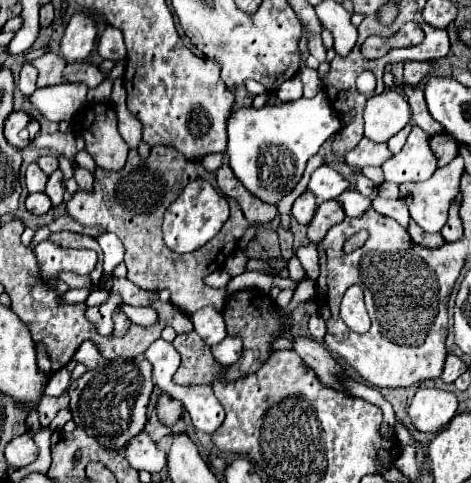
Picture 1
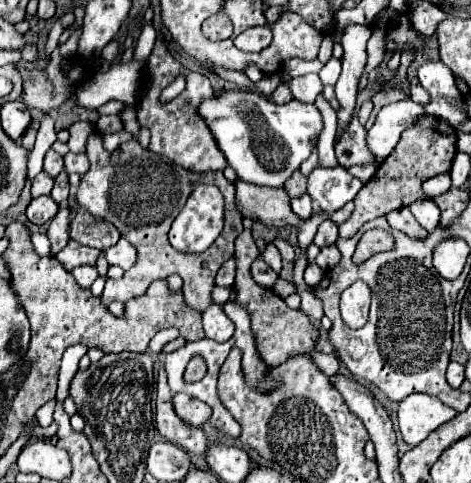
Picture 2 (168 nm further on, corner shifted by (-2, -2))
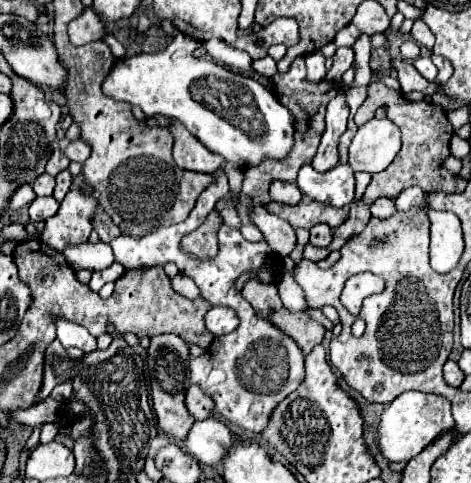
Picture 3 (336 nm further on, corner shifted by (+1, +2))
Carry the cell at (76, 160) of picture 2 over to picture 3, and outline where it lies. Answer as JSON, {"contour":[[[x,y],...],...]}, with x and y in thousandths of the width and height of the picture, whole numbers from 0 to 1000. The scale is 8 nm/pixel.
{"contour":[[[127,288],[127,308],[132,308],[132,317],[149,329],[149,333],[166,333],[166,337],[178,337],[187,325],[191,325],[191,300],[178,292],[178,288],[157,288],[157,292],[149,292],[149,288]]]}

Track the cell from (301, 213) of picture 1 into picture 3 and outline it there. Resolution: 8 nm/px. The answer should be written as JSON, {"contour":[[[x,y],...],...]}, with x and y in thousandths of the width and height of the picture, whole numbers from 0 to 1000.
{"contour":[[[590,371],[577,375],[569,400],[573,400],[577,416],[607,420],[607,424],[628,424],[641,412],[641,400],[628,379],[607,379],[607,375],[590,375]]]}

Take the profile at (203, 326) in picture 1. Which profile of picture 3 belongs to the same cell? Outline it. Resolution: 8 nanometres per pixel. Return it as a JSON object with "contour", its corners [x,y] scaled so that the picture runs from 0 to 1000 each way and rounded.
{"contour":[[[450,636],[437,648],[437,681],[450,694],[459,694],[459,698],[463,694],[493,689],[501,677],[505,677],[505,656],[501,656],[501,644],[497,640],[484,640],[484,636]]]}

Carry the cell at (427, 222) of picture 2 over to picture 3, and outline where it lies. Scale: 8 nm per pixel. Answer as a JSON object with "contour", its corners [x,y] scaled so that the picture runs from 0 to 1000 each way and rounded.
{"contour":[[[866,387],[858,391],[841,412],[837,412],[837,424],[845,437],[862,437],[870,429],[900,429],[904,412],[900,412],[900,395],[892,387]]]}

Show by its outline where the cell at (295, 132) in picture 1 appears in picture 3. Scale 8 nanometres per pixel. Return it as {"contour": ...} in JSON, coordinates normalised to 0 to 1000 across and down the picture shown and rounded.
{"contour":[[[378,68],[369,85],[335,110],[318,110],[318,114],[297,110],[297,114],[246,126],[217,184],[229,201],[301,222],[310,246],[344,238],[344,242],[382,251],[450,317],[471,321],[484,337],[497,337],[505,346],[548,342],[561,325],[577,325],[577,329],[607,325],[624,292],[624,251],[620,251],[616,230],[590,209],[590,201],[577,188],[569,188],[544,164],[514,151],[497,151],[471,135],[459,135],[446,122],[410,118],[410,108],[427,93],[429,85]]]}

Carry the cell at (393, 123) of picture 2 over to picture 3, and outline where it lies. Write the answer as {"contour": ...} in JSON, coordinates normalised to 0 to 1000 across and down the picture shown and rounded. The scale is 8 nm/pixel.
{"contour":[[[786,246],[747,288],[739,342],[752,354],[807,358],[849,313],[849,267],[815,246]]]}

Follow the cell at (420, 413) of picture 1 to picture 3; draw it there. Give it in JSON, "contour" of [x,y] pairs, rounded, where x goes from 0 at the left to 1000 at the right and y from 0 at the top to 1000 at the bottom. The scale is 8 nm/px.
{"contour":[[[858,810],[832,834],[820,839],[807,880],[798,888],[803,934],[824,954],[870,954],[900,925],[909,925],[926,905],[964,888],[964,867],[955,855],[955,830],[938,818],[909,818],[892,810]]]}

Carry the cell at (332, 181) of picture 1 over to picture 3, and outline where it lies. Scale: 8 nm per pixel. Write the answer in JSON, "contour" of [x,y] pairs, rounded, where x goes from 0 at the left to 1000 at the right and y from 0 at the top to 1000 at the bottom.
{"contour":[[[658,337],[641,342],[628,383],[658,412],[709,429],[743,424],[752,412],[752,354],[726,337],[692,358],[671,358]]]}

